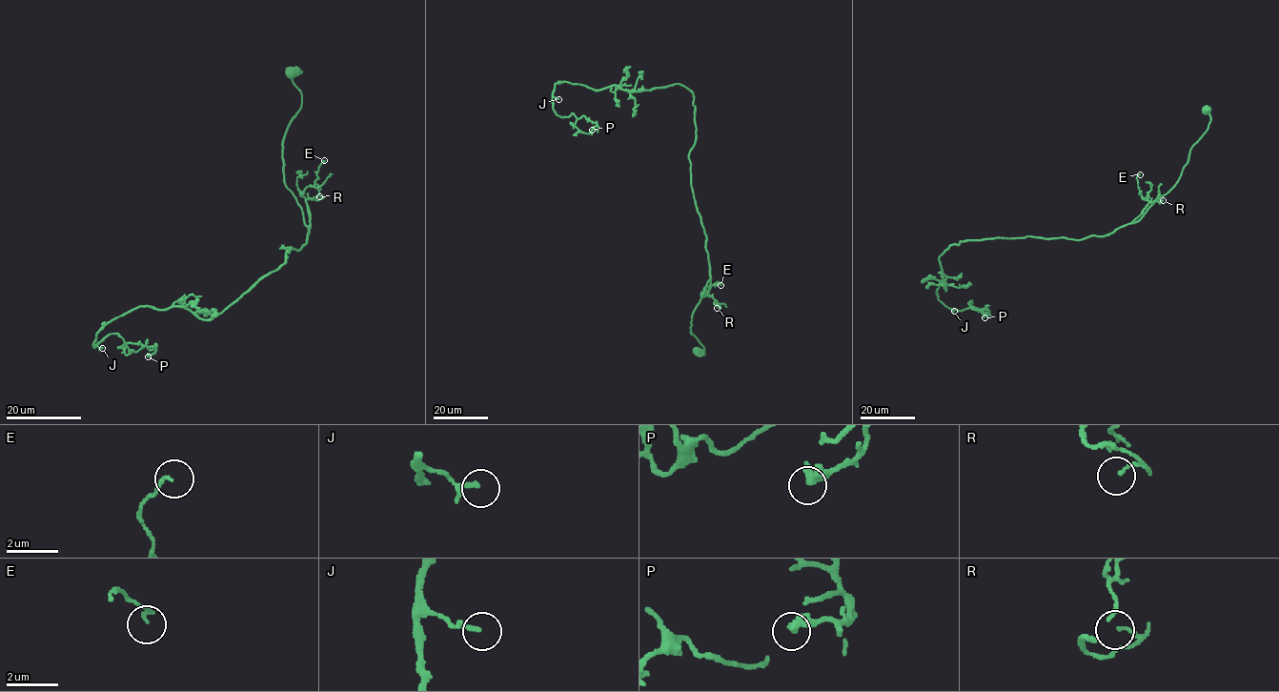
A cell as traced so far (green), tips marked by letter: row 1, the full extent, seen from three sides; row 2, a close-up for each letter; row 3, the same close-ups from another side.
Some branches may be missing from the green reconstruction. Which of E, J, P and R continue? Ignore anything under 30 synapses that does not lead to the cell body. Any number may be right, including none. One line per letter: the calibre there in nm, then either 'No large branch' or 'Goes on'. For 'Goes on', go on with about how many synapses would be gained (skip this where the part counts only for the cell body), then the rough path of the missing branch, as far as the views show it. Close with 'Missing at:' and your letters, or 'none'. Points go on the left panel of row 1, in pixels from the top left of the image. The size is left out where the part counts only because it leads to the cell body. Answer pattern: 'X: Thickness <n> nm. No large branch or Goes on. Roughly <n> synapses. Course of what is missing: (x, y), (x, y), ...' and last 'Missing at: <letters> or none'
E: Thickness 120 nm. No large branch
J: Thickness 180 nm. No large branch
P: Thickness 360 nm. No large branch
R: Thickness 110 nm. No large branch
Missing at: none

